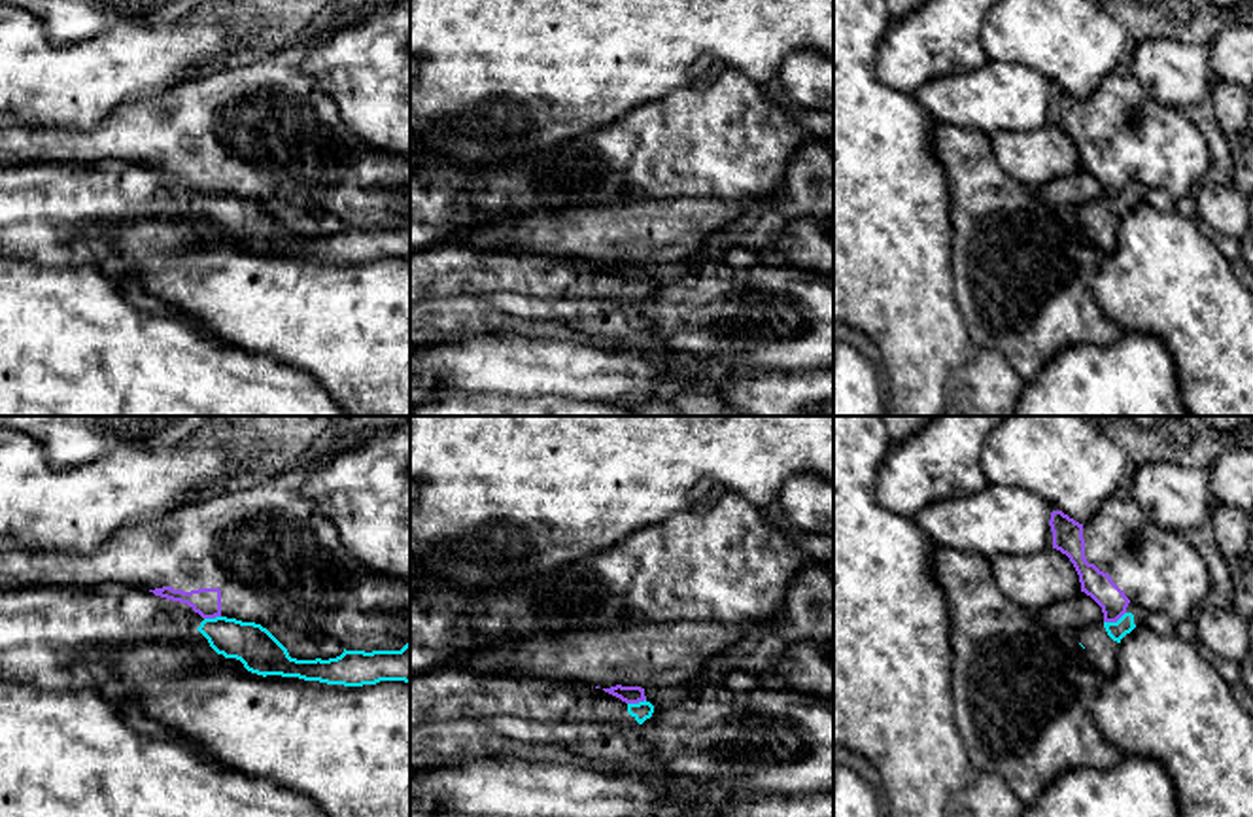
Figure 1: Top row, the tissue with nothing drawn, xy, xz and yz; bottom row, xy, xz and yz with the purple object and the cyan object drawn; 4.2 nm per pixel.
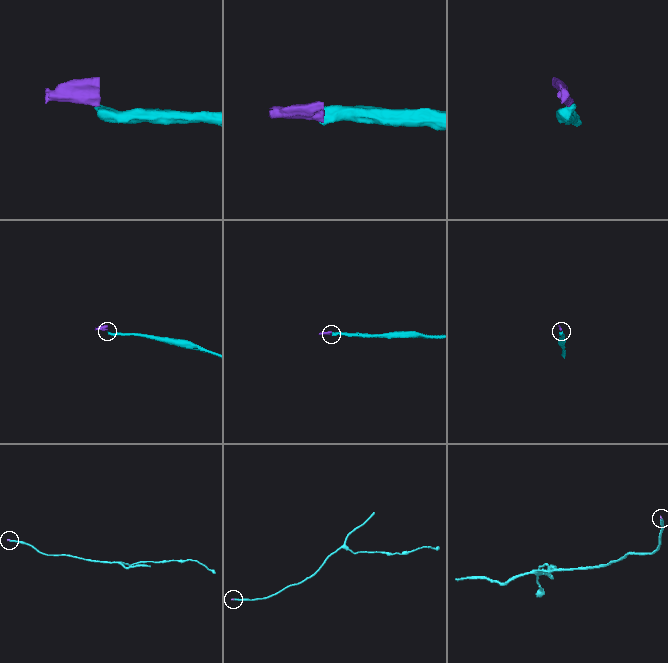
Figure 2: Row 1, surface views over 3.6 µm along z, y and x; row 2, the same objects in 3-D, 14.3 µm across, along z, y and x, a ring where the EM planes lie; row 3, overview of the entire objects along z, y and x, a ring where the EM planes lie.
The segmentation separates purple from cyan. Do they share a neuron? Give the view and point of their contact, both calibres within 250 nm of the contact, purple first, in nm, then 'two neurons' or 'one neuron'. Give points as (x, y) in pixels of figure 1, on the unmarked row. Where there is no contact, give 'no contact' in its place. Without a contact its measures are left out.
contact yz (1114, 197); calibres 120 and 80 nm; two neurons

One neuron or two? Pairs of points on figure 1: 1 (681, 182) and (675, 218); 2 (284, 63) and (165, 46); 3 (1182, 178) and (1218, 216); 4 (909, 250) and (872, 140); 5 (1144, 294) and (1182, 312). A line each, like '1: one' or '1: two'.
1: two
2: two
3: two
4: one
5: one

